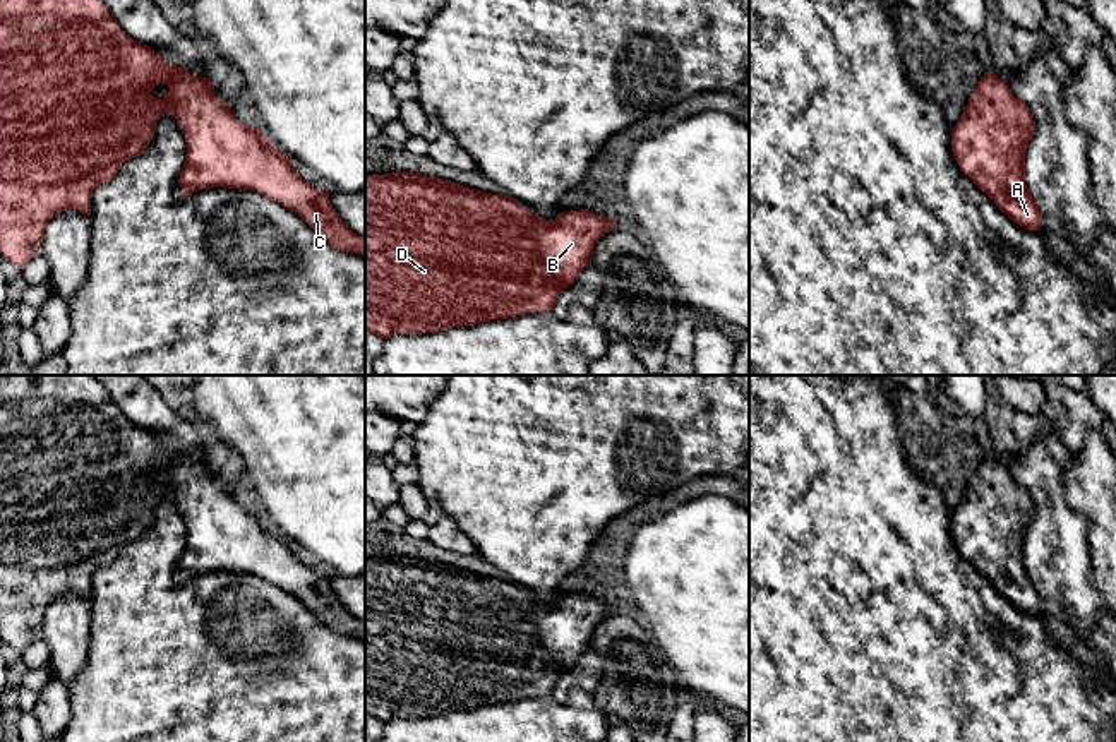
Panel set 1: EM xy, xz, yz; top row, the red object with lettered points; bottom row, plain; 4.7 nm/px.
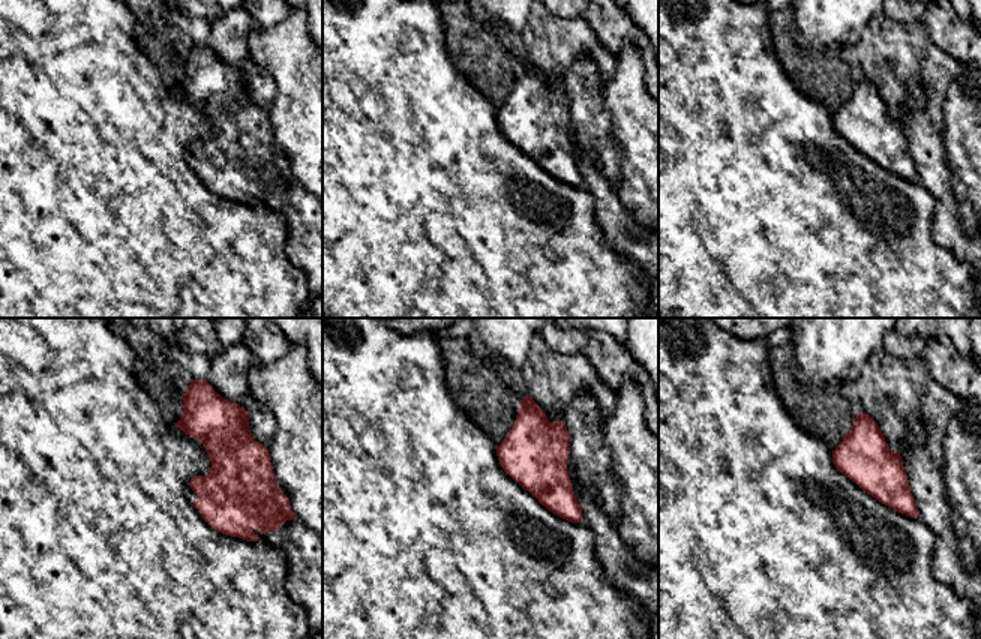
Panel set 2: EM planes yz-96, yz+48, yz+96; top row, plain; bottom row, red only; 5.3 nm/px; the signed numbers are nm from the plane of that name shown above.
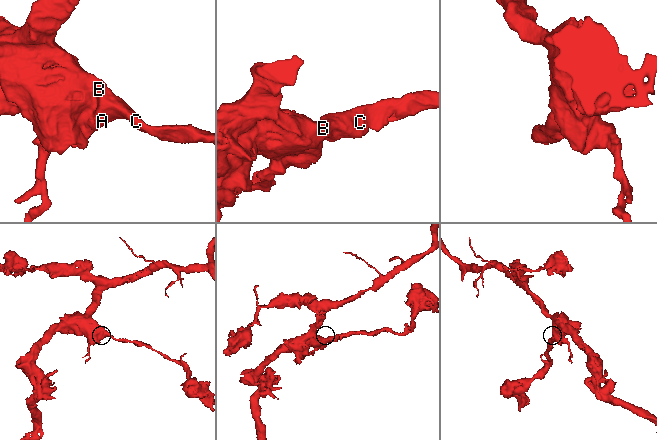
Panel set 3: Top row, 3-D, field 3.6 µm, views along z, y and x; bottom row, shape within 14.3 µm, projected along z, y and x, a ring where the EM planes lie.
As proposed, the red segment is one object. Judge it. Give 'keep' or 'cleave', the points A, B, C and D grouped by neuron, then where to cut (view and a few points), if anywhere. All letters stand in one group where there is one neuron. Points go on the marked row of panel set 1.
keep; A B C D; no cut

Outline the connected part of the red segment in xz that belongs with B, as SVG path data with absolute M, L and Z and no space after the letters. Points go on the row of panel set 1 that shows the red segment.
M393 171L365 175L365 327L387 339L459 326L511 319L528 312L550 312L557 296L591 266L597 242L614 228L614 218L588 209L566 211L555 219L531 214L509 195L487 194L427 177Z

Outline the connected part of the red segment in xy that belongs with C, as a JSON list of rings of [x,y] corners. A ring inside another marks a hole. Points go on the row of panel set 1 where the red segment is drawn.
[[[0,0],[0,254],[22,269],[41,254],[33,247],[43,245],[45,226],[53,216],[67,209],[91,216],[94,188],[149,146],[163,115],[173,115],[185,135],[187,156],[178,178],[185,197],[213,187],[252,190],[298,214],[331,247],[365,255],[365,236],[345,224],[329,192],[303,180],[261,129],[242,123],[216,96],[209,77],[190,75],[185,65],[165,62],[151,46],[125,34],[101,0]],[[159,84],[170,87],[163,99],[151,94]]]

